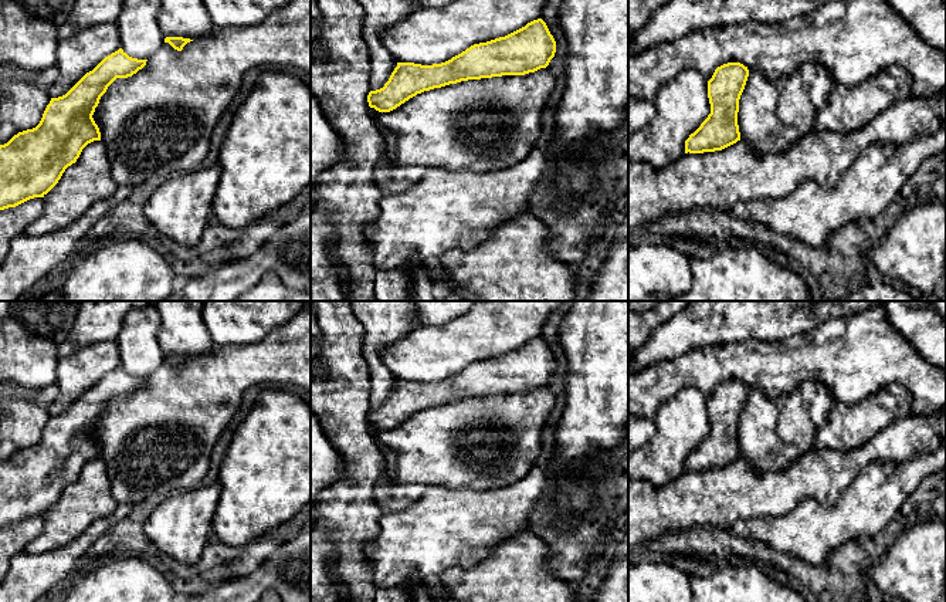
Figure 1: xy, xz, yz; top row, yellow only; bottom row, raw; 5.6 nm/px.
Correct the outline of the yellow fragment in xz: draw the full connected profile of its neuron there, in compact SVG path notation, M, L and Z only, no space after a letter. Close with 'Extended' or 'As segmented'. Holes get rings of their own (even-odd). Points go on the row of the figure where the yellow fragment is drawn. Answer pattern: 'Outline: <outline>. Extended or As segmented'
Outline: M542 18L486 43L474 44L451 60L421 65L397 62L383 88L370 91L367 102L379 112L390 112L410 98L468 80L525 75L546 68L556 53L556 41Z. As segmented

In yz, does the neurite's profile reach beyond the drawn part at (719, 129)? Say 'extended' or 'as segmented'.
as segmented

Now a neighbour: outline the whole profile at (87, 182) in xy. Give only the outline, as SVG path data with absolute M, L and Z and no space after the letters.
M94 141L44 195L44 210L27 226L26 233L40 236L65 229L94 204L111 199L118 187L112 179L106 148L101 141Z

